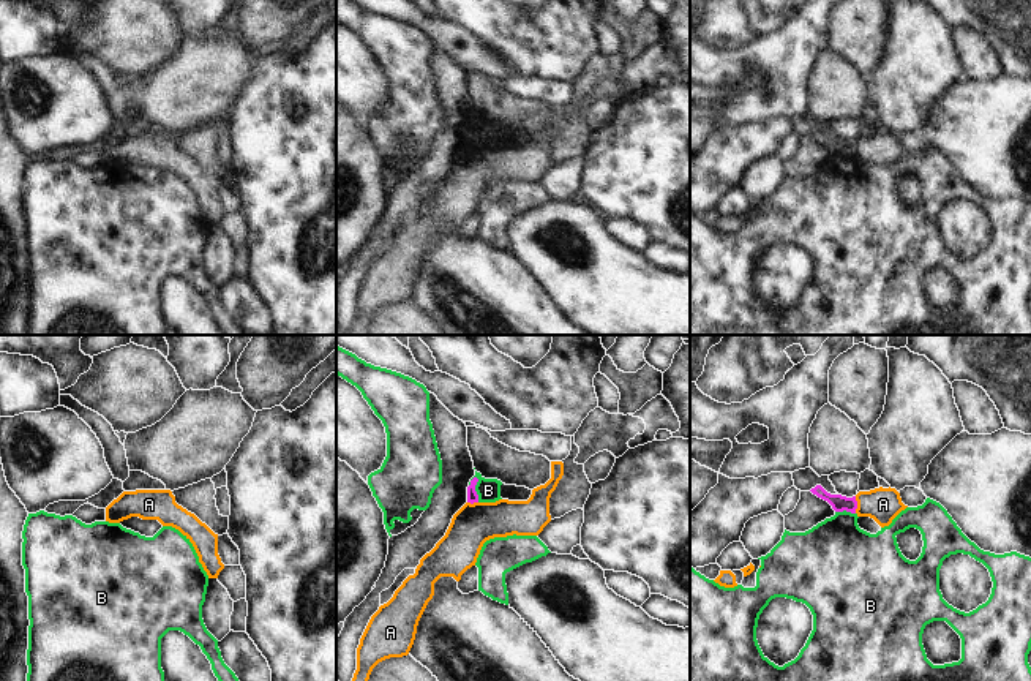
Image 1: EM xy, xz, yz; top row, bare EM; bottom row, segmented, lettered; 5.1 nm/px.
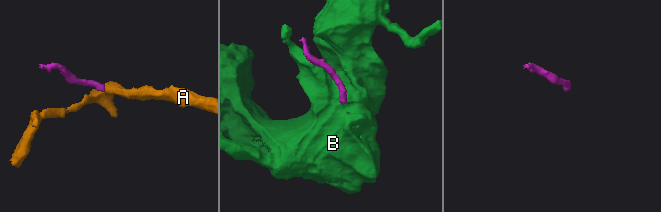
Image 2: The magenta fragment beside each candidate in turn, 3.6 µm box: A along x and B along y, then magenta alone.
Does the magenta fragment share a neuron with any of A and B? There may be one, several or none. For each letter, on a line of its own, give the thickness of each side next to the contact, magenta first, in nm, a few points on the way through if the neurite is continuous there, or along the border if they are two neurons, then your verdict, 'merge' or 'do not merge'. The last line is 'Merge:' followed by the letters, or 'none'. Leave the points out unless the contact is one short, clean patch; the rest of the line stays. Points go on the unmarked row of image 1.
A: 90 nm thick on the magenta side, 180 nm on the other; do not merge
B: 60 nm thick on the magenta side, 120 nm on the other; do not merge
Merge: none

